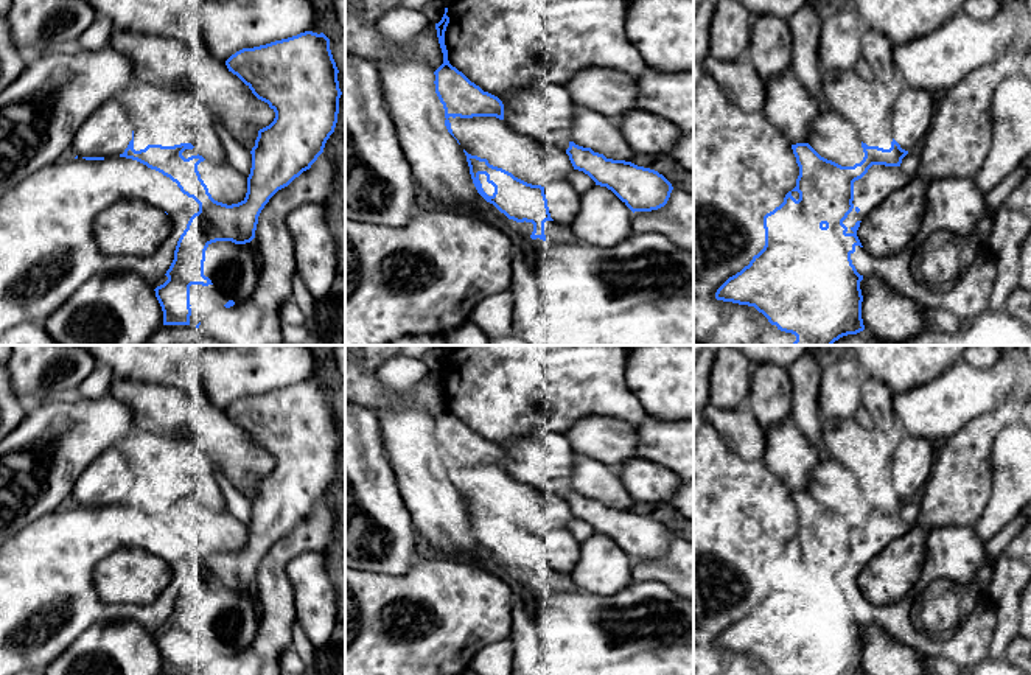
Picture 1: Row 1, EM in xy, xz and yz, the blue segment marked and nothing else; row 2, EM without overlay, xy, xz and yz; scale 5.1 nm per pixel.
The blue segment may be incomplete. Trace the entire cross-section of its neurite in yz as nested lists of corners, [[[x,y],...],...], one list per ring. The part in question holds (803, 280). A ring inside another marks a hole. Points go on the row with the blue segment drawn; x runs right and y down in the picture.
[[[894,138],[889,149],[868,146],[863,142],[861,148],[865,157],[860,163],[855,163],[854,166],[841,166],[821,157],[809,143],[792,145],[799,166],[796,187],[785,194],[784,202],[779,207],[764,216],[764,249],[753,257],[748,266],[729,277],[717,289],[717,300],[754,306],[771,325],[776,325],[778,330],[796,336],[796,341],[790,345],[832,345],[843,336],[857,334],[865,330],[861,319],[863,296],[860,289],[863,275],[857,272],[851,260],[855,247],[863,247],[857,236],[861,221],[857,221],[855,226],[851,227],[851,233],[843,221],[854,208],[854,182],[861,179],[872,165],[900,166],[902,159],[908,151],[902,149]]]

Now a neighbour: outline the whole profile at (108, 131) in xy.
[[[117,100],[101,104],[78,129],[72,148],[78,157],[117,157],[132,140],[134,124]]]

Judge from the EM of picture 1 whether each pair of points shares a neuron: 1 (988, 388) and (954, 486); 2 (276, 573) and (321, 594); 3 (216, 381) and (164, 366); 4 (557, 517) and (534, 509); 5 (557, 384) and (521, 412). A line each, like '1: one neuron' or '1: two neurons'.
1: two neurons
2: two neurons
3: two neurons
4: one neuron
5: one neuron

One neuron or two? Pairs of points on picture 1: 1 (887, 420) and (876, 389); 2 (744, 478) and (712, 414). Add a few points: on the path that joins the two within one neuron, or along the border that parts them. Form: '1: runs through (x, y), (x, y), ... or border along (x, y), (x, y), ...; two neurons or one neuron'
1: runs through (882, 412), (876, 397); one neuron
2: border along (709, 422), (736, 454), (761, 461); two neurons

